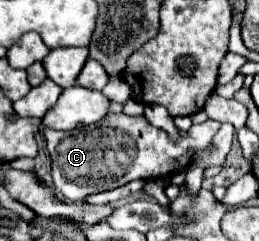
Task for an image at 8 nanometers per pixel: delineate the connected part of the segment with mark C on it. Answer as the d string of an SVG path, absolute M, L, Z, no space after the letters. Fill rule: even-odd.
M109 113L99 123L75 127L71 131L43 129L43 135L47 139L51 177L59 197L67 203L79 203L85 201L87 195L117 189L133 179L159 179L185 169L201 149L211 145L219 125L219 121L207 119L201 125L193 125L177 143L173 143L165 131L151 127L145 117Z

